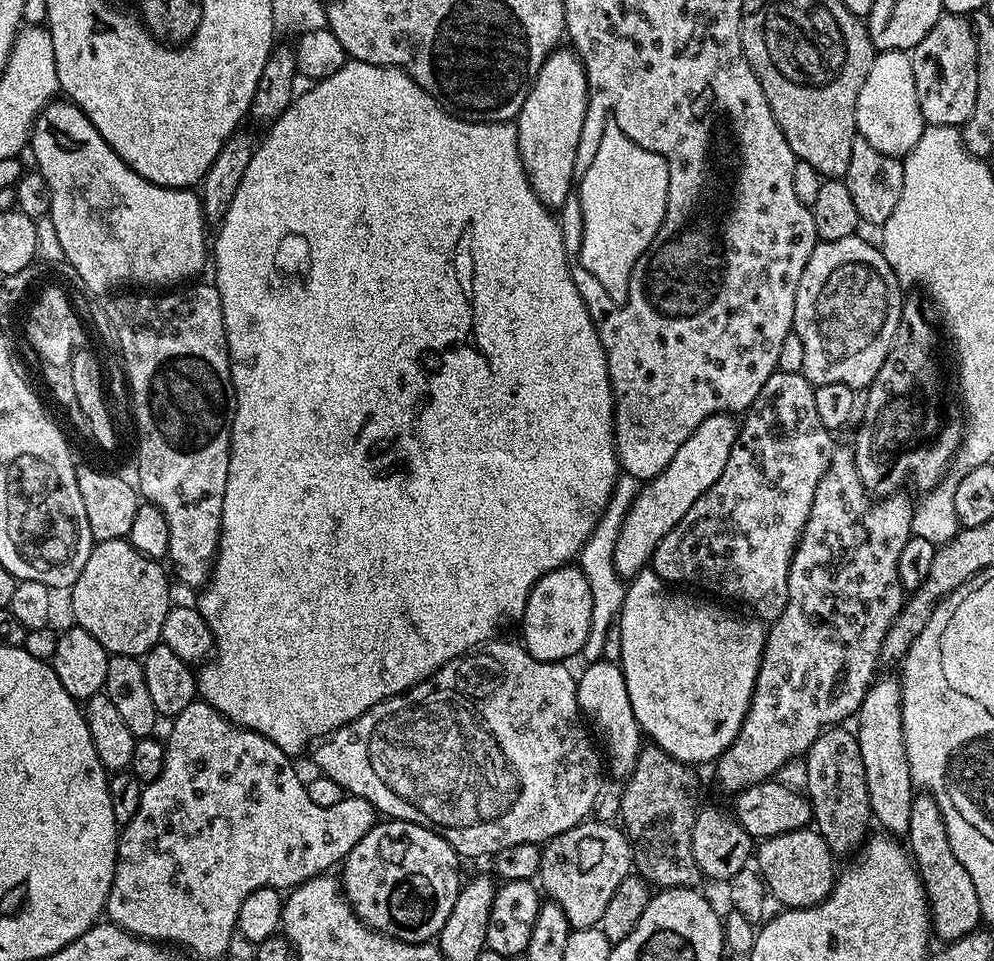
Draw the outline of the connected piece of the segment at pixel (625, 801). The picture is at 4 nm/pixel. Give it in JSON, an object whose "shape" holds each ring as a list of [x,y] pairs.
{"shape":[[[655,746],[641,747],[637,756],[637,764],[633,768],[633,772],[629,774],[627,779],[623,781],[624,793],[620,796],[620,816],[624,819],[622,823],[623,831],[626,833],[629,841],[634,845],[634,868],[639,875],[643,876],[649,885],[655,886],[657,889],[665,888],[691,888],[701,883],[702,877],[700,868],[694,862],[694,854],[692,853],[692,831],[694,830],[694,818],[698,811],[698,803],[696,804],[696,776],[691,767],[683,764],[680,760],[675,760],[670,754],[666,754],[666,750]]]}

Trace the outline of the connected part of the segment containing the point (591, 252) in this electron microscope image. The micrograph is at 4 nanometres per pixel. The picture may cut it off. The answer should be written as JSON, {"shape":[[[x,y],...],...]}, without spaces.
{"shape":[[[610,116],[604,121],[599,146],[578,187],[583,218],[580,264],[597,278],[613,305],[622,305],[628,300],[630,274],[665,218],[668,162],[659,152],[634,143]]]}

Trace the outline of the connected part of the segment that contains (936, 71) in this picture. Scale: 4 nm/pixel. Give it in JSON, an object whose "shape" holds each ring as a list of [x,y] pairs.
{"shape":[[[947,14],[941,15],[940,21],[936,23],[930,30],[930,34],[926,34],[926,38],[922,38],[922,42],[918,42],[918,46],[911,49],[912,65],[914,66],[914,82],[918,90],[918,102],[922,110],[922,118],[925,125],[937,124],[938,126],[963,126],[970,118],[970,114],[974,114],[974,102],[978,102],[978,46],[974,38],[974,30],[972,29],[972,22],[966,16],[949,16]]]}

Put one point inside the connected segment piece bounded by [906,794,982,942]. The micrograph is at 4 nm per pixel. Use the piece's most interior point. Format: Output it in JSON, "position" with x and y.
{"position":[954,912]}

